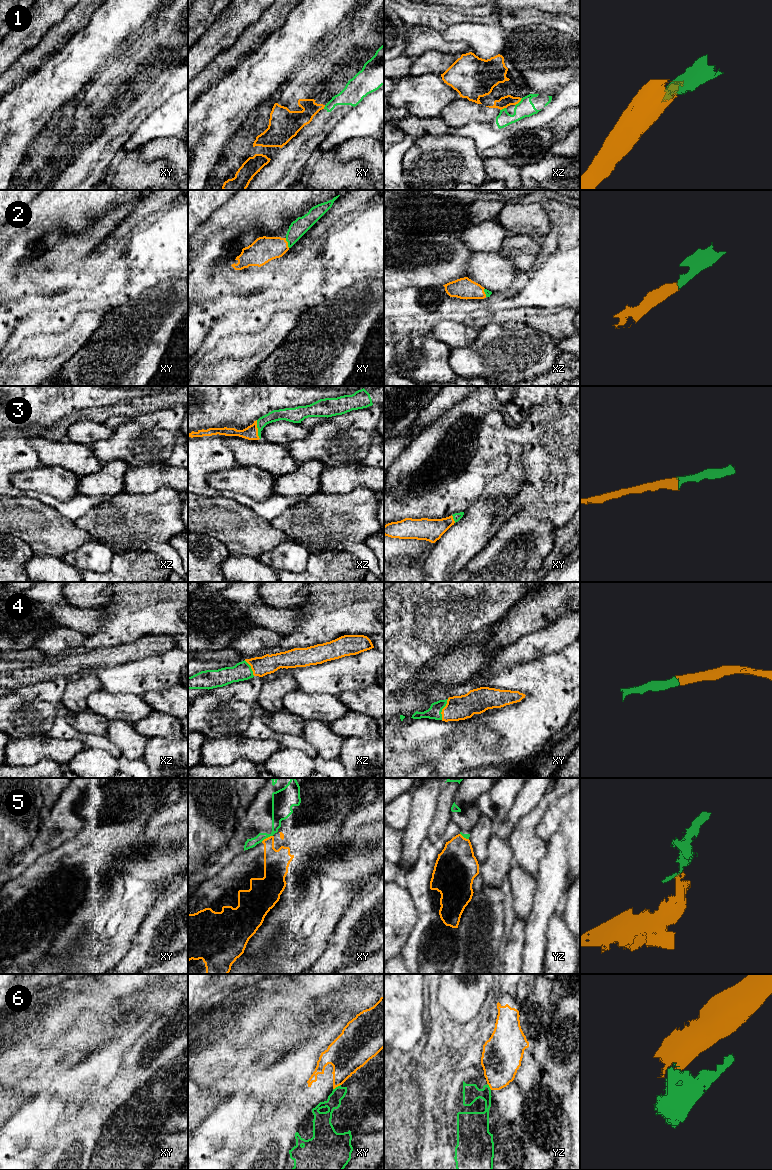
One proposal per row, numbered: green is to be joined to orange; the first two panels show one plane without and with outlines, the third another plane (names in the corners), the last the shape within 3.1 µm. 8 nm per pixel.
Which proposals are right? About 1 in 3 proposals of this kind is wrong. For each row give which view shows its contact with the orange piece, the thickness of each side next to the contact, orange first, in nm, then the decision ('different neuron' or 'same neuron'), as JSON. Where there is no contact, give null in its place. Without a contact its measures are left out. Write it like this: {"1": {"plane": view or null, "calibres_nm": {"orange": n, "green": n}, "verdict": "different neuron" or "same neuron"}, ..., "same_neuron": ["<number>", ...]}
{"1": {"plane": "xz", "calibres_nm": {"orange": 90, "green": 140}, "verdict": "different neuron"}, "2": {"plane": "xy", "calibres_nm": {"orange": 200, "green": 140}, "verdict": "same neuron"}, "3": {"plane": "xz", "calibres_nm": {"orange": 110, "green": 100}, "verdict": "same neuron"}, "4": {"plane": "xy", "calibres_nm": {"orange": 190, "green": 110}, "verdict": "same neuron"}, "5": {"plane": "xy", "calibres_nm": {"orange": 200, "green": 140}, "verdict": "different neuron"}, "6": {"plane": "xy", "calibres_nm": {"orange": 260, "green": 110}, "verdict": "different neuron"}, "same_neuron": ["2", "3", "4"]}

